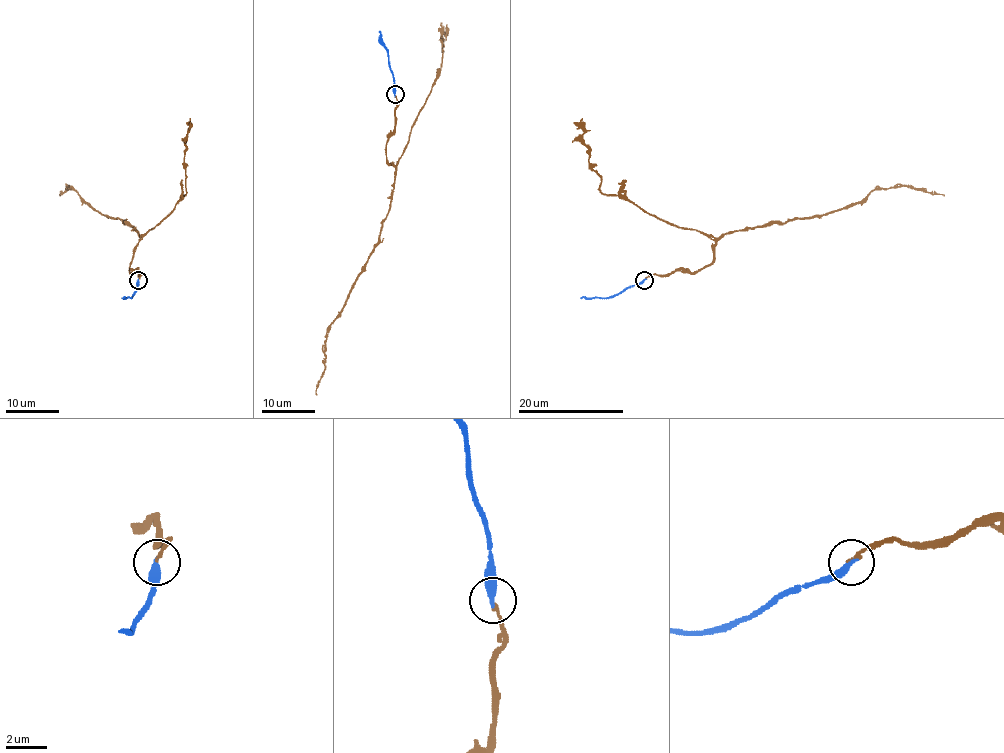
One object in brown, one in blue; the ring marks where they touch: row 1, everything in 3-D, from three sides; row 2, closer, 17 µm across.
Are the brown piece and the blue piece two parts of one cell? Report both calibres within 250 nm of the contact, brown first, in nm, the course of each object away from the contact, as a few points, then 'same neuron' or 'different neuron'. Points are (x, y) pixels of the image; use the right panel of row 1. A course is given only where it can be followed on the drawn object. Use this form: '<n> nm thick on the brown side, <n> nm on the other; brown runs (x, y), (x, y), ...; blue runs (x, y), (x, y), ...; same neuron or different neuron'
140 nm thick on the brown side, 360 nm on the other; brown runs (644, 279), (699, 271), (712, 261), (716, 241), (735, 231), (820, 216), (874, 190), (913, 186), (944, 195); blue runs (644, 279), (605, 298), (580, 298); same neuron

